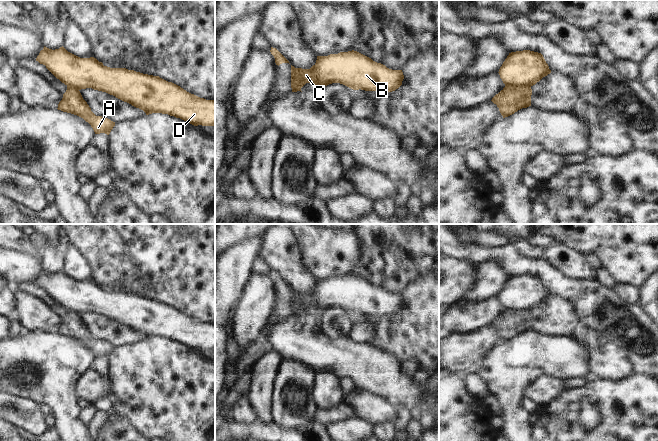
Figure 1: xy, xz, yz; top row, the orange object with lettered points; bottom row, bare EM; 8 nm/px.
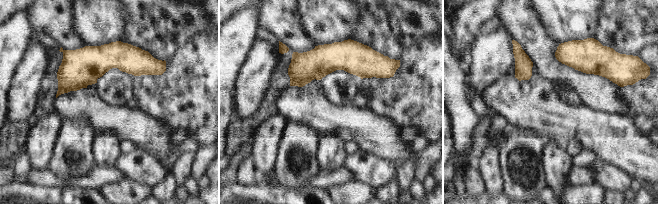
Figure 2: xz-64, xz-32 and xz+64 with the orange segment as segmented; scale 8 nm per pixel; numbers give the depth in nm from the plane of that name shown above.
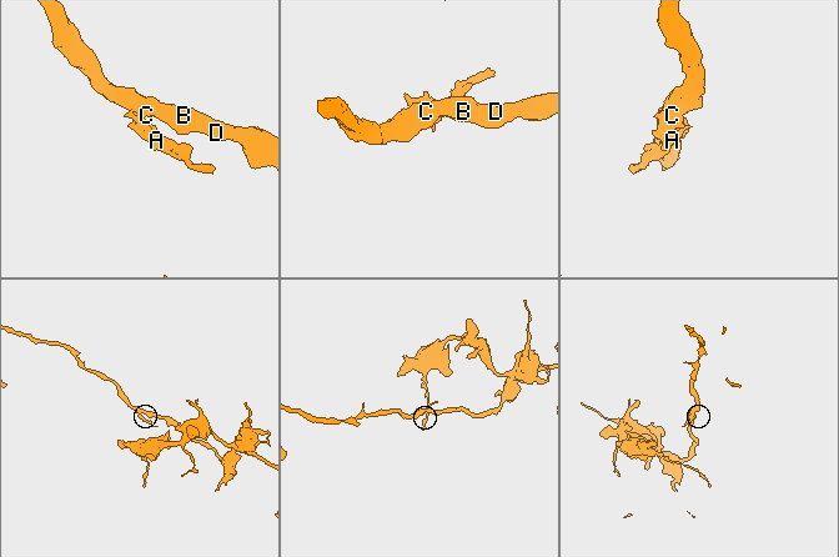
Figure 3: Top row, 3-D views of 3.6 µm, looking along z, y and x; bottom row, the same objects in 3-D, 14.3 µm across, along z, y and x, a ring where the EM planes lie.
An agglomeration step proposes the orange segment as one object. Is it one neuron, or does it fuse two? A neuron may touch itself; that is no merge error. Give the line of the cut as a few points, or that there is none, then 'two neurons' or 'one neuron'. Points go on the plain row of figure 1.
cut yz (505, 308), (530, 311); two neurons

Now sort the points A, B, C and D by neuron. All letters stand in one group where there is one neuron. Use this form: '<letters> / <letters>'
A / B C D

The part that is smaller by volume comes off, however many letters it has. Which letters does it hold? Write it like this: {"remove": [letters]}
{"remove": ["A"]}

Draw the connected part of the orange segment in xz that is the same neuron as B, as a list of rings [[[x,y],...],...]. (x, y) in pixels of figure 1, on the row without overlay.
[[[354,274],[328,280],[317,280],[316,287],[310,293],[295,292],[294,297],[295,300],[291,301],[291,307],[293,306],[298,311],[297,315],[301,315],[306,307],[317,311],[340,307],[353,314],[392,316],[402,309],[404,303],[402,294],[389,293]]]

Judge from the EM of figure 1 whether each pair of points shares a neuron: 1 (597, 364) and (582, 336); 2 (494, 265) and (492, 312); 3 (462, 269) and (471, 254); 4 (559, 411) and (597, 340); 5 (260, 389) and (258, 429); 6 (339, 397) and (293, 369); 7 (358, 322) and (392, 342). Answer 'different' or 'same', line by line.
1: same
2: different
3: different
4: different
5: different
6: different
7: different

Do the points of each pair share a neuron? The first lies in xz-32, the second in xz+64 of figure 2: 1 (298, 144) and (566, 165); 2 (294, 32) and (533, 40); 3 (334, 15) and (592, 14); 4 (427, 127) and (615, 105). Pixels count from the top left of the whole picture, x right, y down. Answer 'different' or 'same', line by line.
1: different
2: same
3: same
4: different

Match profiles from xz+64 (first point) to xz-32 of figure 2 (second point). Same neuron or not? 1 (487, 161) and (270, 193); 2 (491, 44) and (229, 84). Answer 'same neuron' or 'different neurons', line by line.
1: different neurons
2: different neurons

